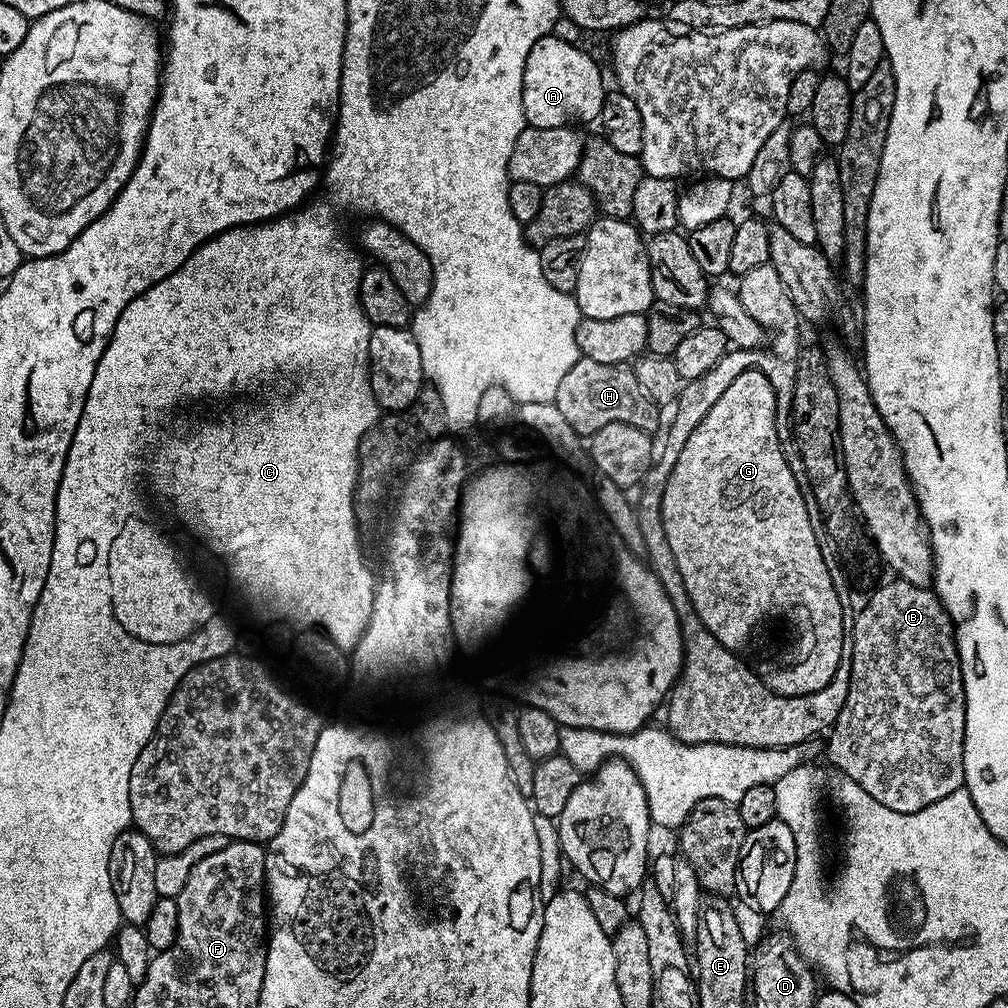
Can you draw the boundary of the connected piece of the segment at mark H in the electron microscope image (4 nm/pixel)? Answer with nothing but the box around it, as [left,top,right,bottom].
[554,358,661,438]

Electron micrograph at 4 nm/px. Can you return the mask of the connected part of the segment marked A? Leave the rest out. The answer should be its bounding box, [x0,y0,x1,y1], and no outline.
[522,35,606,128]

